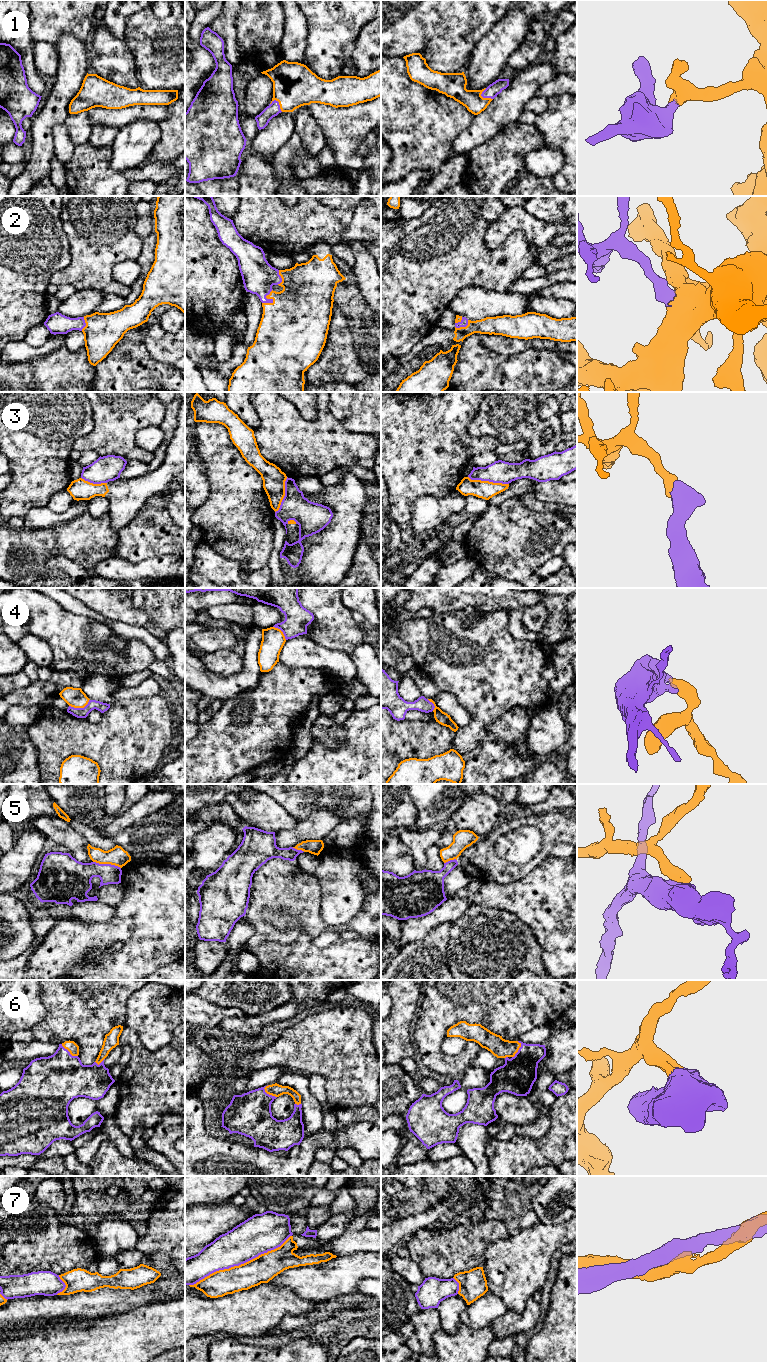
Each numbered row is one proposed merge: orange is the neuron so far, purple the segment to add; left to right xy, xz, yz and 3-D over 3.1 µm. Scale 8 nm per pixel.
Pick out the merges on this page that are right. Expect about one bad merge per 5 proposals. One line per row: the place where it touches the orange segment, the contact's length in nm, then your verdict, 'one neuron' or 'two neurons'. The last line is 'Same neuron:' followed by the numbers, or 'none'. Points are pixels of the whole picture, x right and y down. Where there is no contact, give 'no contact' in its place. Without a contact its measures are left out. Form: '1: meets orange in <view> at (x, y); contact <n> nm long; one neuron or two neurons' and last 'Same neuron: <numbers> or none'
1: meets orange in xz at (279, 104); contact 130 nm long; one neuron
2: meets orange in xz at (271, 298); contact 150 nm long; one neuron
3: meets orange in yz at (488, 481); contact 340 nm long; two neurons
4: meets orange in xy at (80, 707); contact 180 nm long; two neurons
5: meets orange in xy at (107, 863); contact 240 nm long; two neurons
6: meets orange in xz at (269, 1094); contact 130 nm long; one neuron
7: meets orange in xz at (241, 1264); contact 900 nm long; two neurons
Same neuron: 1, 2, 6

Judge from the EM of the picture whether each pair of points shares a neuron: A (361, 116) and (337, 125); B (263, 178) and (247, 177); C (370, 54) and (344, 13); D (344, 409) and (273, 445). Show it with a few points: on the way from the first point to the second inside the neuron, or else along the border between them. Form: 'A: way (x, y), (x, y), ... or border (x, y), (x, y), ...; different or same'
A: way (355, 122), (350, 125), (343, 125); same
B: way (259, 178), (251, 177); same
C: border (370, 20), (361, 29), (350, 58); different
D: border (328, 402), (328, 408), (332, 415), (350, 431); different

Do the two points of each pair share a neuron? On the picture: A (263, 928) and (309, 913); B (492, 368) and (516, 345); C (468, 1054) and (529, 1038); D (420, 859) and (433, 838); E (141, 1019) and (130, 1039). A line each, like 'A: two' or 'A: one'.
A: one
B: two
C: two
D: one
E: two

